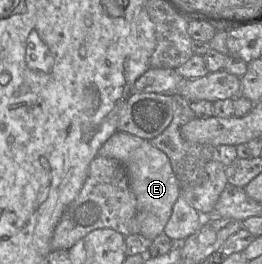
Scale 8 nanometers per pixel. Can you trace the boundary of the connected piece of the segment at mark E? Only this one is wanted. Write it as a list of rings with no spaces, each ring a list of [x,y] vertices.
[[[116,131],[106,140],[97,155],[112,158],[124,167],[137,202],[139,234],[152,241],[164,233],[173,206],[180,196],[180,187],[168,157],[148,140],[120,131]]]

